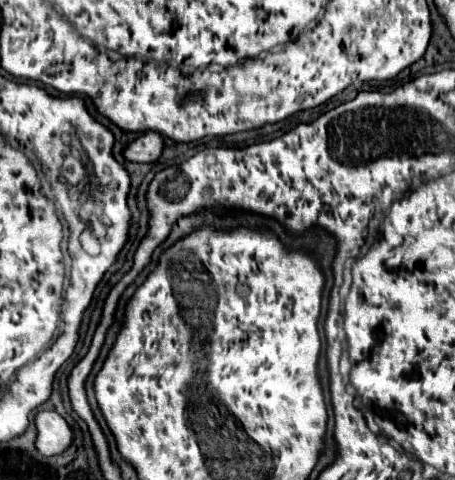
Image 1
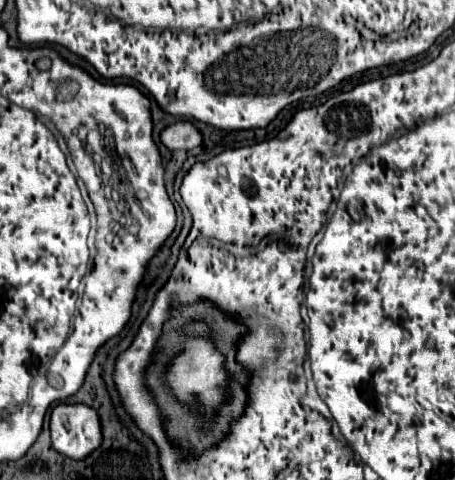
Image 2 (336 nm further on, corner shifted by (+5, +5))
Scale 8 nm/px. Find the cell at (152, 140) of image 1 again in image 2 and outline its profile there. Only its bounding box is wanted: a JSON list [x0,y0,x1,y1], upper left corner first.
[159,123,201,151]

